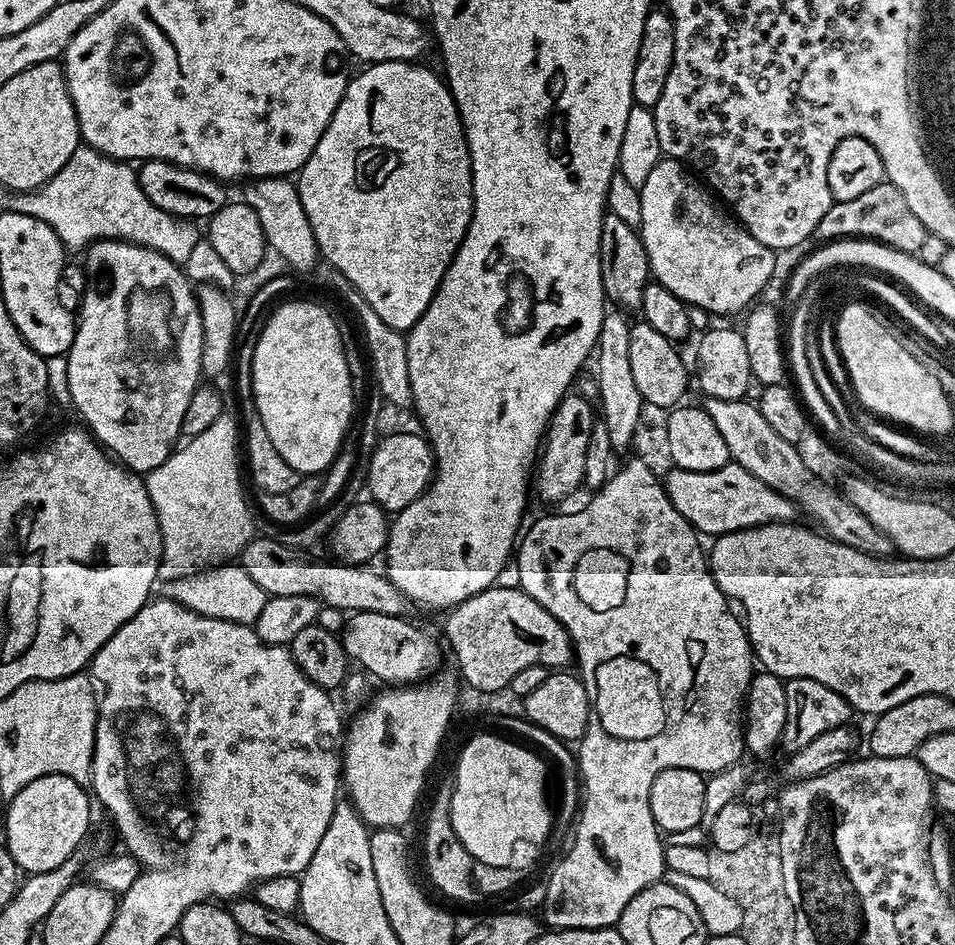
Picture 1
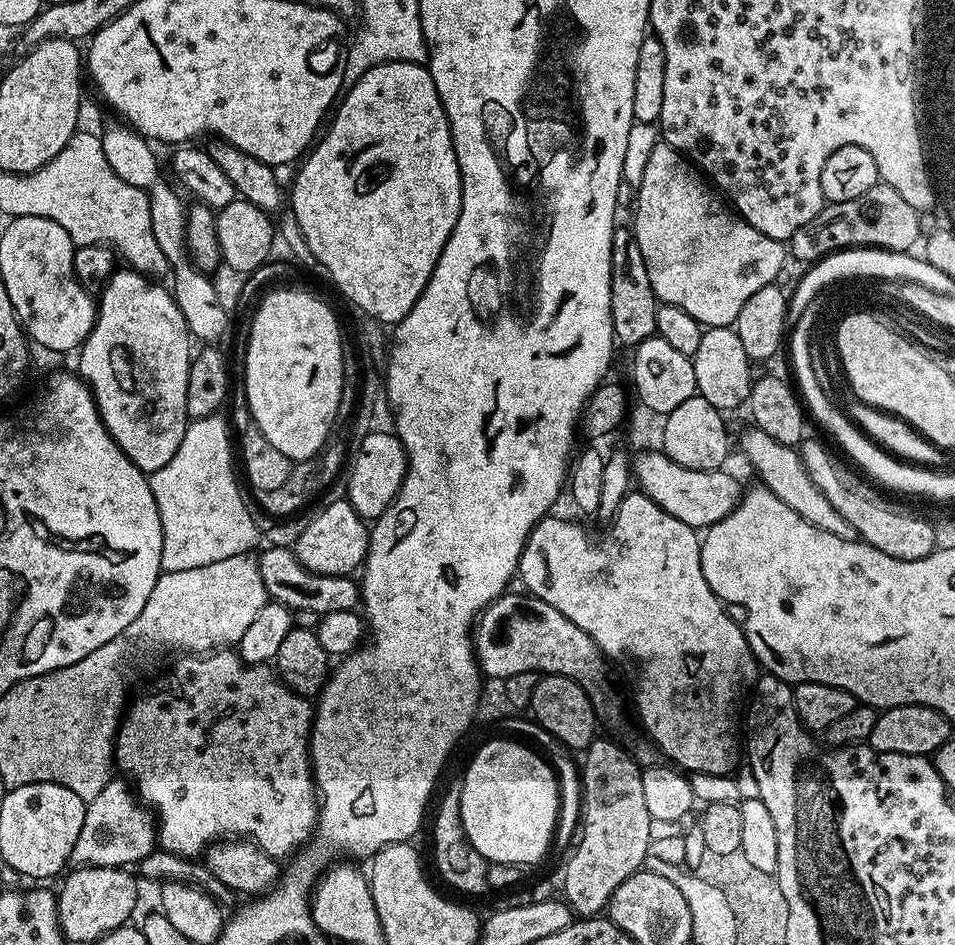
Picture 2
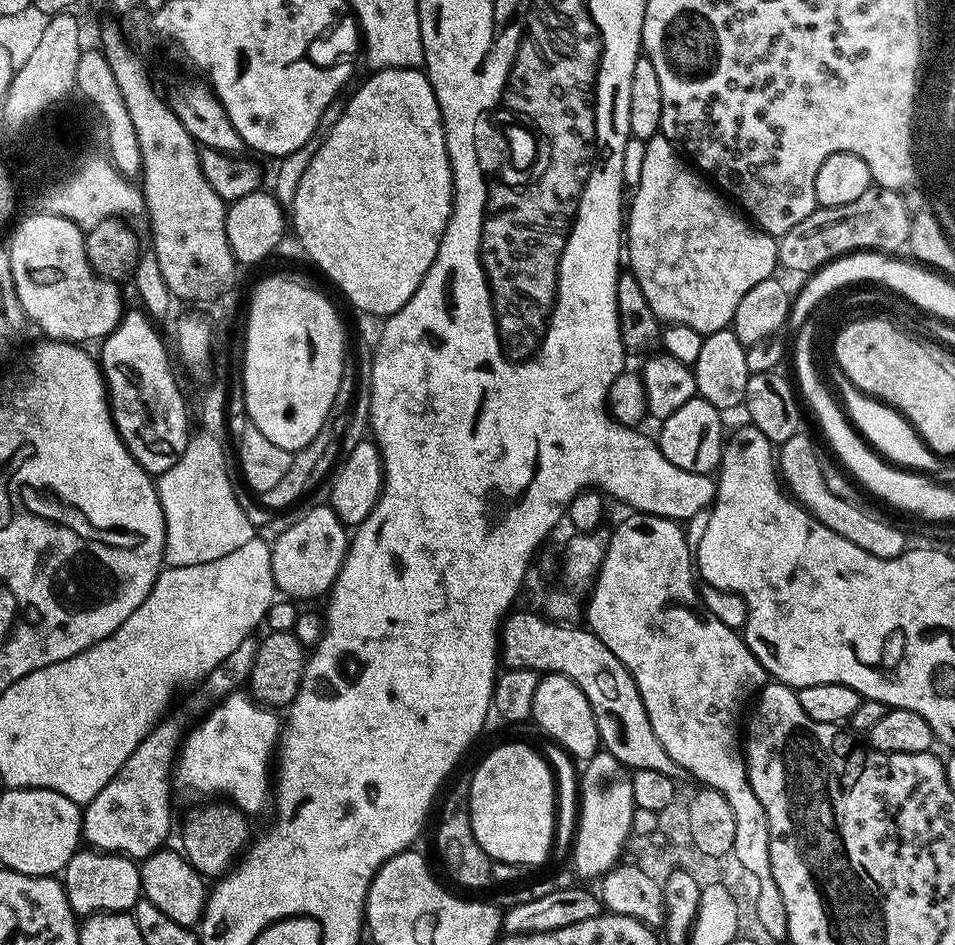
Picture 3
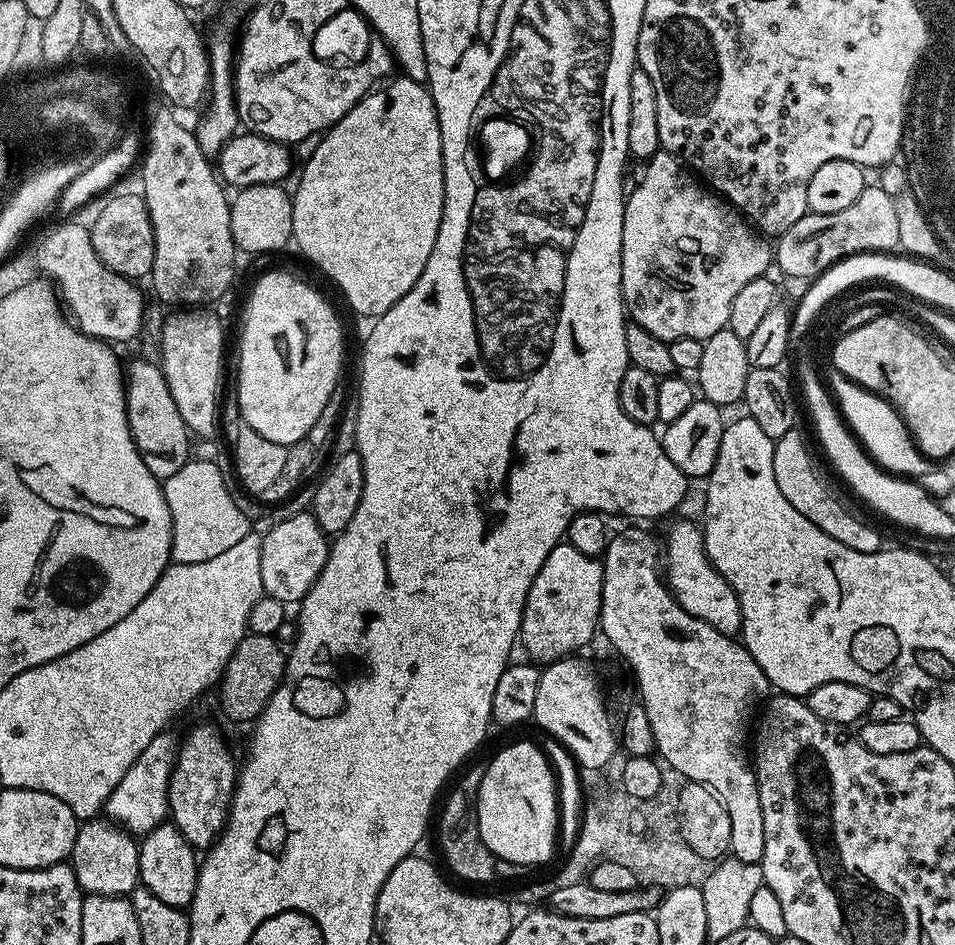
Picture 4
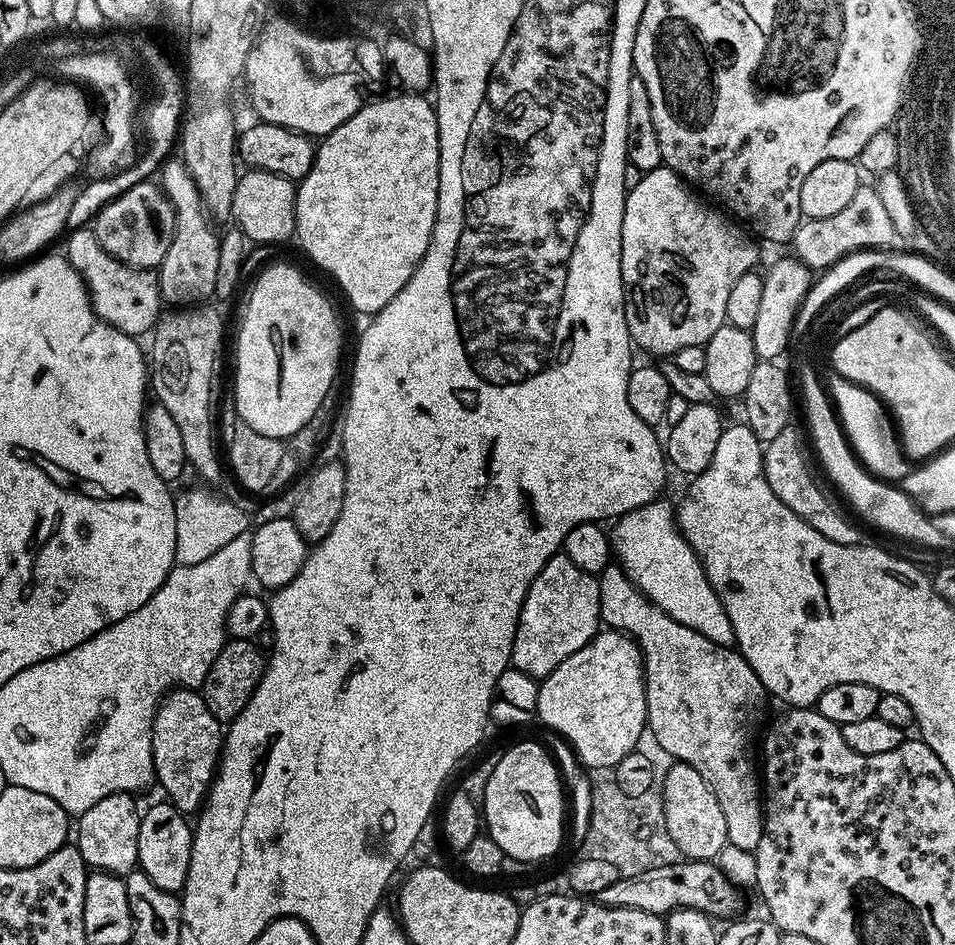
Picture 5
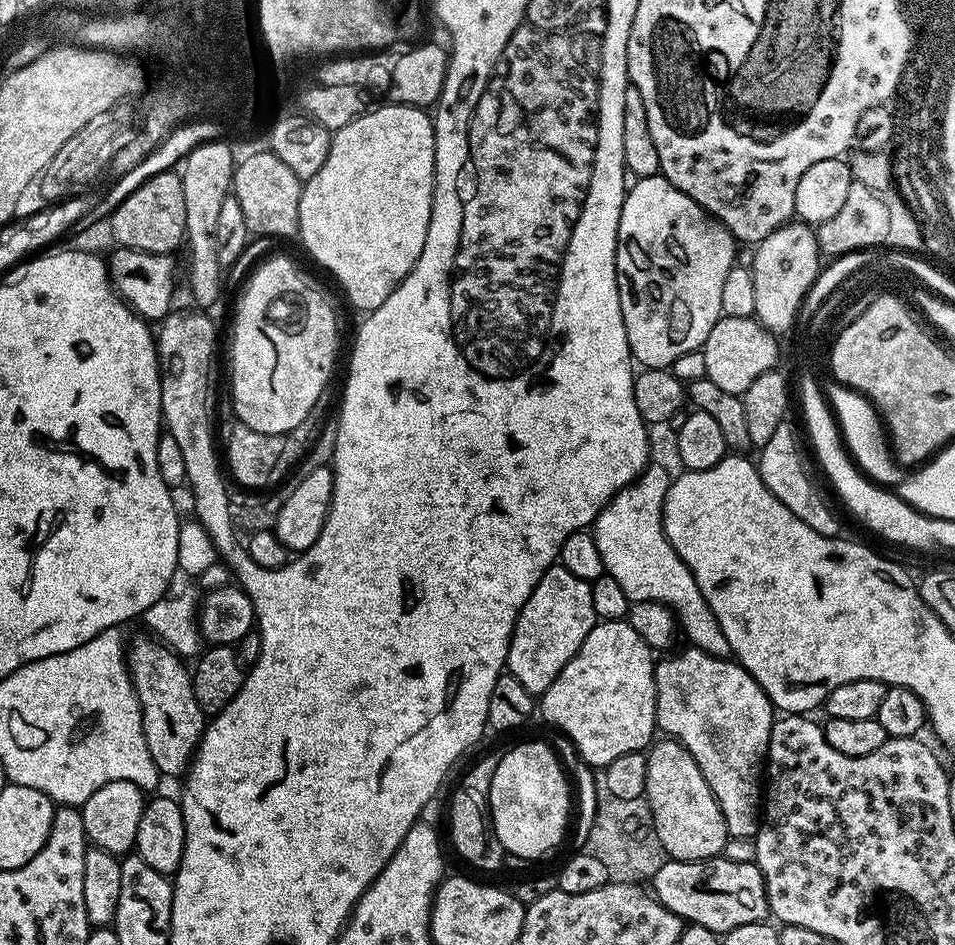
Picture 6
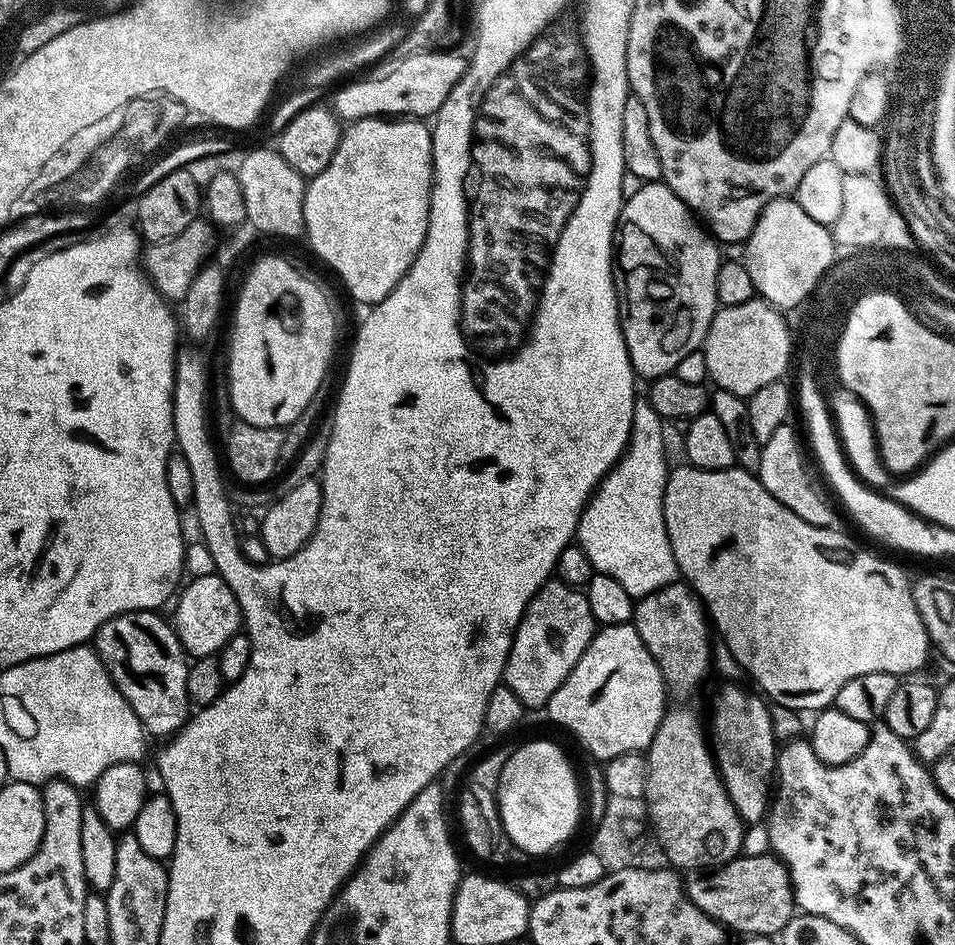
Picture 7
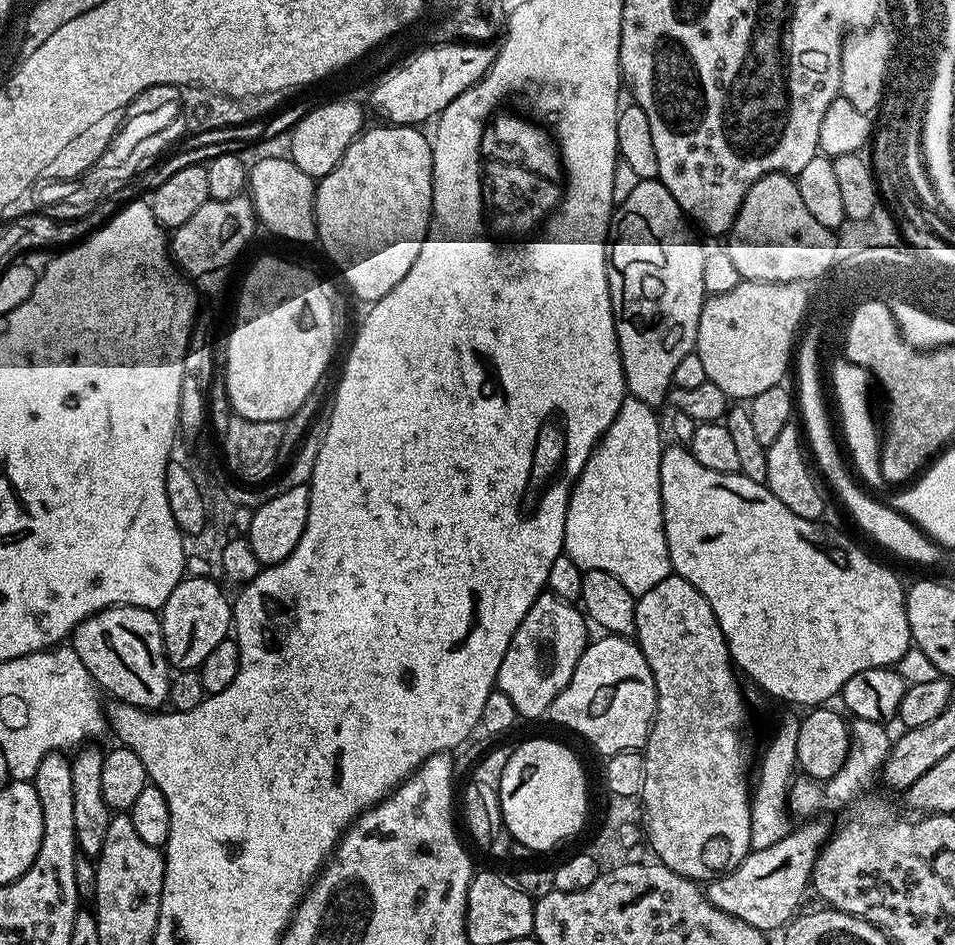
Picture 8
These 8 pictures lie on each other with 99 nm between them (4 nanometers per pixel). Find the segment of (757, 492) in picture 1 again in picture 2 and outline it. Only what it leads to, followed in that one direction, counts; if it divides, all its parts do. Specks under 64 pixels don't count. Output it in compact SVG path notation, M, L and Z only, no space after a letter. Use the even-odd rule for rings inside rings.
M660 450L645 451L635 457L634 480L639 491L658 502L658 506L662 506L666 514L674 514L678 522L686 522L686 526L697 530L707 530L726 518L726 514L736 509L742 495L742 487L728 470L690 470L686 466L678 466L678 462L674 462Z

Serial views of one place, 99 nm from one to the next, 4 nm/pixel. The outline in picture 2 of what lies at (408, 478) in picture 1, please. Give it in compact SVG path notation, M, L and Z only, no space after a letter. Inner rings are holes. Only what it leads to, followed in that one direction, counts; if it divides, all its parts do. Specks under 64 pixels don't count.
M373 430L358 440L356 457L348 472L346 484L347 499L350 506L365 522L375 522L396 501L398 490L408 469L408 455L395 431L379 432Z

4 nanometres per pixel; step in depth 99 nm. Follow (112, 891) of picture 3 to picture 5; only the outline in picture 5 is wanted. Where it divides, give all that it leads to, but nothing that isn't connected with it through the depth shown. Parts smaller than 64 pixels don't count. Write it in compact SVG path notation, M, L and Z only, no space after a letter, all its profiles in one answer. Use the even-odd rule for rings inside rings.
M119 792L94 802L90 810L79 813L74 824L74 846L82 854L89 869L110 872L114 876L125 877L138 868L138 826L141 809L136 809L135 795Z

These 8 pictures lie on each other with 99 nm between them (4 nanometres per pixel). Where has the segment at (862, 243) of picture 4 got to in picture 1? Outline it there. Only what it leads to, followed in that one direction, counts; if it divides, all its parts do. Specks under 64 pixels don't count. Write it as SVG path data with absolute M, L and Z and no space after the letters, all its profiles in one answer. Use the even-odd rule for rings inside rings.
M882 182L871 190L858 194L858 198L846 198L829 205L828 209L825 207L819 213L820 221L814 236L820 242L873 240L896 248L898 251L916 254L919 253L922 242L926 242L929 236L922 222L918 222L917 216L910 211L906 198L902 198L902 194L896 187L887 182Z

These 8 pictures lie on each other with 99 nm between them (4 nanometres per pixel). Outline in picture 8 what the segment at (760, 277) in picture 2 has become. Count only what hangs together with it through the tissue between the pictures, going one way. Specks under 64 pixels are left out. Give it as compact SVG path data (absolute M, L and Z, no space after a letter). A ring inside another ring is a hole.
M659 179L640 180L638 186L630 190L630 198L615 205L612 223L608 225L608 289L624 371L624 386L628 396L651 406L659 406L663 400L665 403L669 399L674 369L696 346L698 318L702 318L702 306L706 299L702 286L706 248L692 237L691 231L693 229L678 202L674 202L670 190L666 190Z

